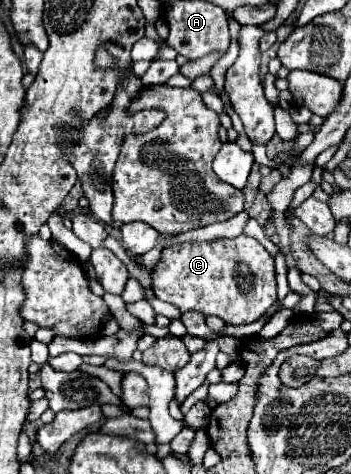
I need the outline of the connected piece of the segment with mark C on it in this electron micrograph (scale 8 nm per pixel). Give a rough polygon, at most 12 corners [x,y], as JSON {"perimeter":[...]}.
{"perimeter":[[253,236],[177,242],[153,294],[181,312],[249,324],[277,300]]}

